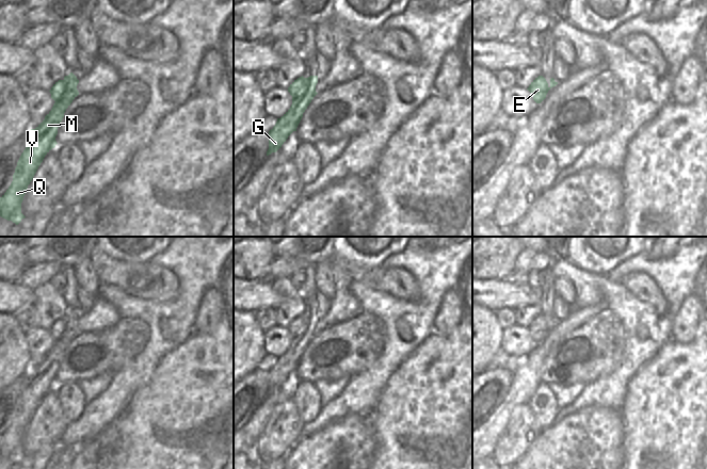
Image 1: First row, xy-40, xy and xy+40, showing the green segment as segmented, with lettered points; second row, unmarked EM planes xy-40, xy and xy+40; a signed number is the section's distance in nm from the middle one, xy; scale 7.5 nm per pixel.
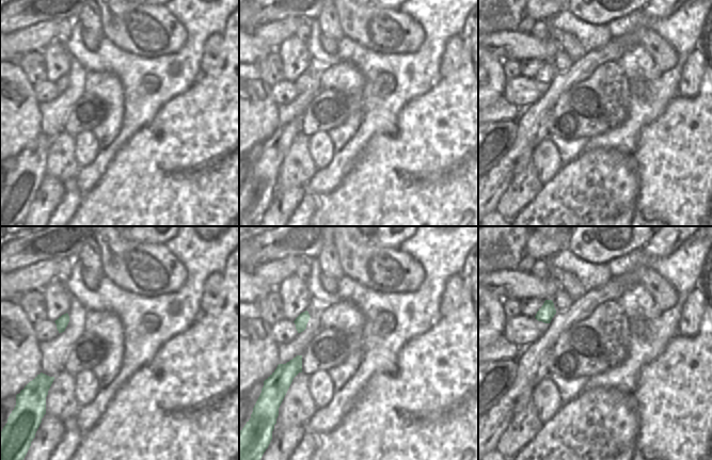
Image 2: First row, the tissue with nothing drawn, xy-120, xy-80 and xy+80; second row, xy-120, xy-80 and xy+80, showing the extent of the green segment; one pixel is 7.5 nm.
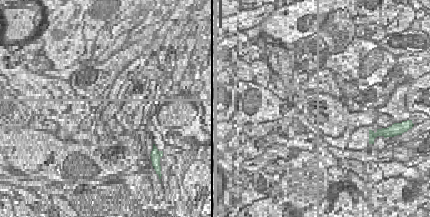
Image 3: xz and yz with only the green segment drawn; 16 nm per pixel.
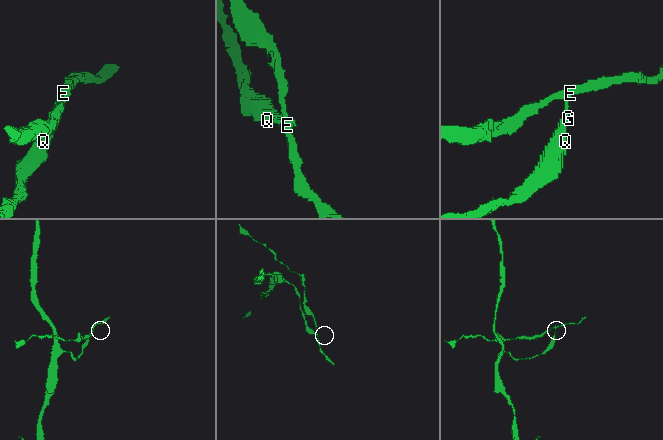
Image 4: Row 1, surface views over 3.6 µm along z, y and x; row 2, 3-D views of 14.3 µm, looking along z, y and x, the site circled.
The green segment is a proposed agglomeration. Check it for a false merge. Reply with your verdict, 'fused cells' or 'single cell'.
fused cells

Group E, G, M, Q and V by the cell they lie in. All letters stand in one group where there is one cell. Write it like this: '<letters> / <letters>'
E / G M Q V

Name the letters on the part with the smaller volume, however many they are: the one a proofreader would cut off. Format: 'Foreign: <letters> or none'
Foreign: E

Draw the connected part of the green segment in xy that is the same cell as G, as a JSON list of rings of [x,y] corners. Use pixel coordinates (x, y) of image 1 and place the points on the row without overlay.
[[[310,314],[307,317],[307,328],[305,333],[292,338],[290,347],[280,356],[277,357],[275,365],[269,370],[269,388],[267,394],[276,391],[286,381],[288,375],[296,370],[296,367],[303,356],[303,352],[318,333],[316,324],[318,322],[318,314]]]

